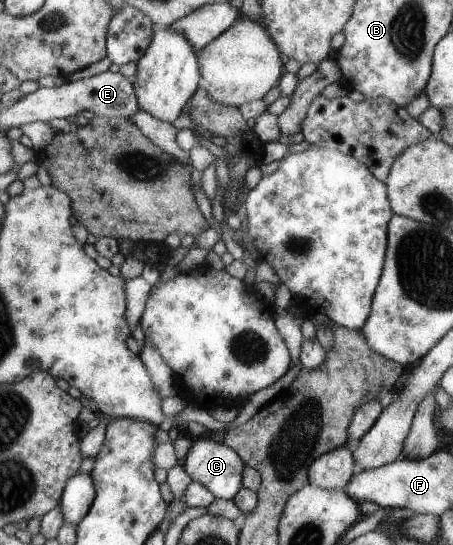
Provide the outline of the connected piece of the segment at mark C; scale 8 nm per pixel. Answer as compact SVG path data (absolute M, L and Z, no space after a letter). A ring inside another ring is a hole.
M199 438L189 446L189 452L183 462L183 471L189 479L199 482L214 495L214 498L231 500L242 489L243 473L246 470L242 459L230 447L222 443Z

